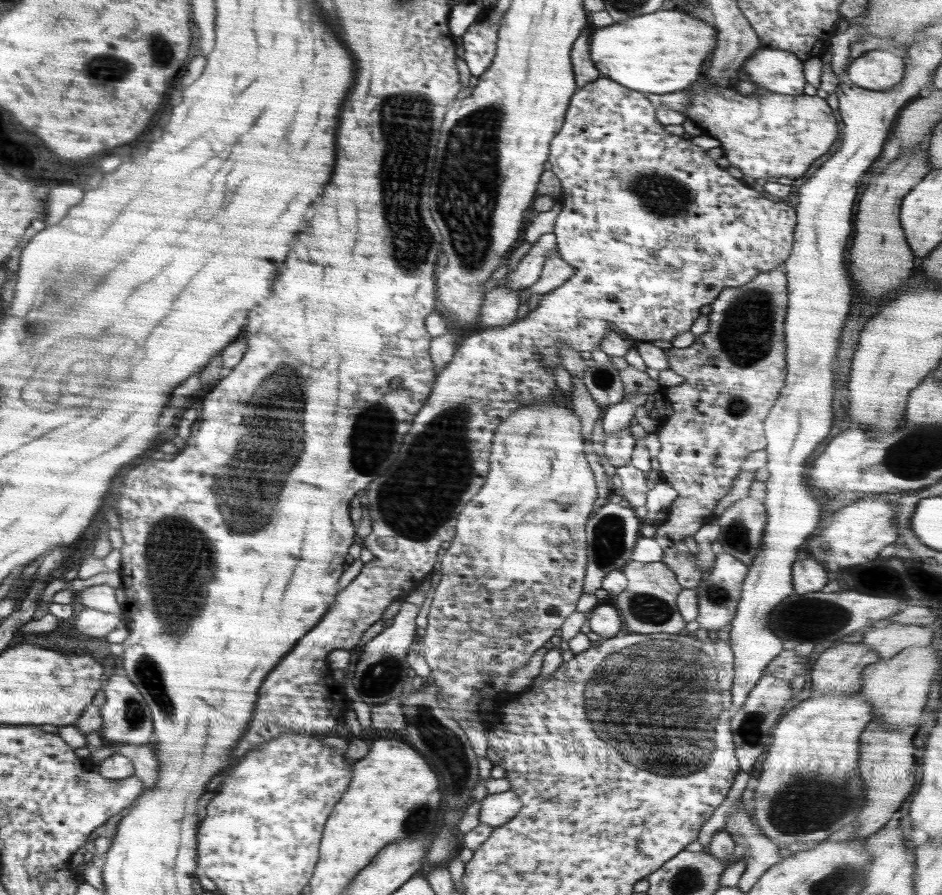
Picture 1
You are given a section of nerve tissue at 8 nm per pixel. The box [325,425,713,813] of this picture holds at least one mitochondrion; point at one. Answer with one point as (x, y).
(609, 534)

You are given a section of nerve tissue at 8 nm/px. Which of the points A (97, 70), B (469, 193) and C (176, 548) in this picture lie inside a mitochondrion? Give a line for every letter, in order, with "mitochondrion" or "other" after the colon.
A: mitochondrion
B: mitochondrion
C: mitochondrion

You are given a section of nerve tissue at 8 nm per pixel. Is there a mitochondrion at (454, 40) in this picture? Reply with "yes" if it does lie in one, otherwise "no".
no

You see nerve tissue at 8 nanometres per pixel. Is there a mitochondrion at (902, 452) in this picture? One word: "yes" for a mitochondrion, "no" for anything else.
yes

